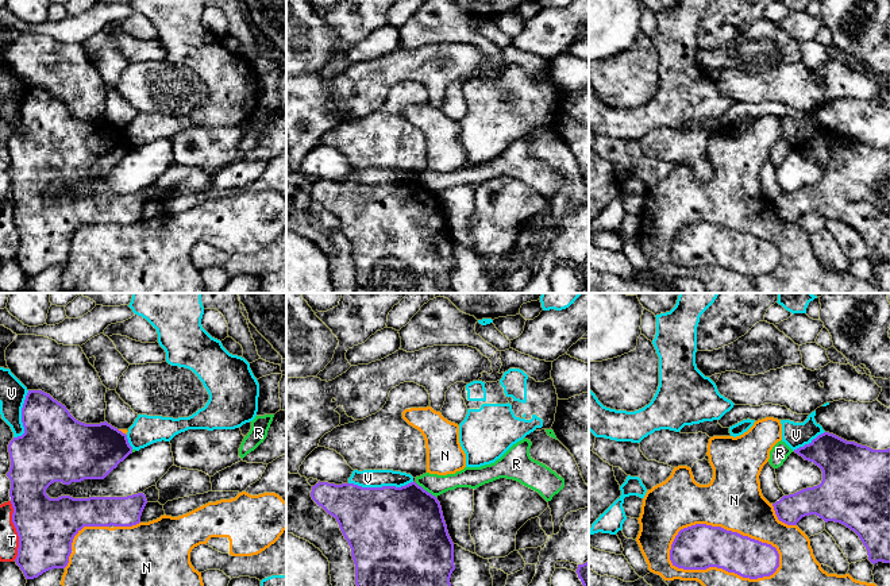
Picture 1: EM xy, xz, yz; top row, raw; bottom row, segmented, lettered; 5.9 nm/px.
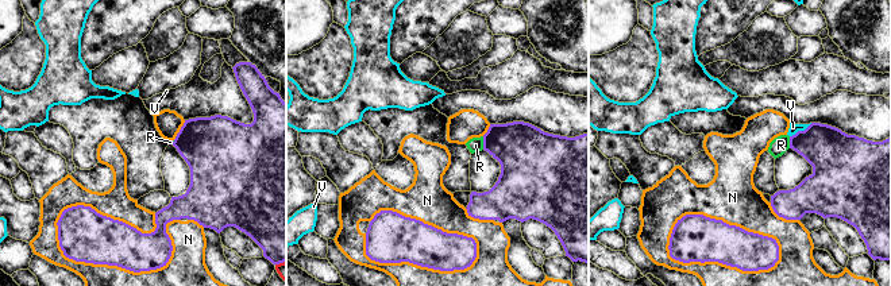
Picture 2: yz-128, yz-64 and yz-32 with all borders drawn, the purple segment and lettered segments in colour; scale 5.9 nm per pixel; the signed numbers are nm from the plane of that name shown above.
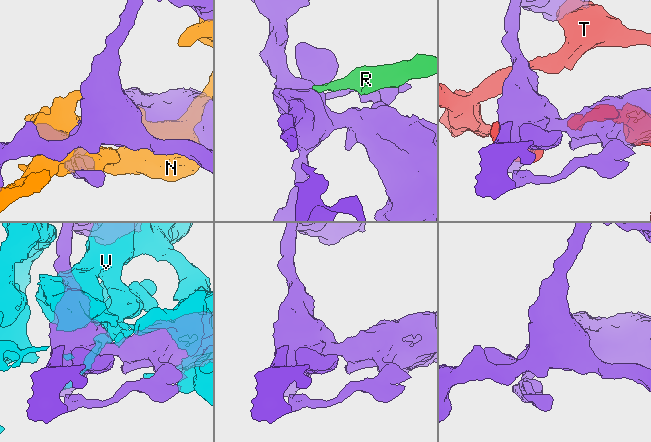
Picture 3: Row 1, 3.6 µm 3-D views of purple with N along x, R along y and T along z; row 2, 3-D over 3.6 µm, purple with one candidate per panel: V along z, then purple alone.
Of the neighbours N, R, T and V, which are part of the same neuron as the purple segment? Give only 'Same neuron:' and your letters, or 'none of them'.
Same neuron: none of them

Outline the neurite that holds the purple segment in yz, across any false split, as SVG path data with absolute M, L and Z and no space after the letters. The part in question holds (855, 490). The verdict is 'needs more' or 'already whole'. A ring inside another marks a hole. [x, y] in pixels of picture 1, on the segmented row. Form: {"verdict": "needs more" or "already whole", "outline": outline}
{"verdict": "already whole", "outline": "M824 432L794 452L818 466L822 481L773 504L778 520L797 525L802 517L816 514L825 523L840 523L859 536L872 564L890 563L890 448L872 450Z"}

